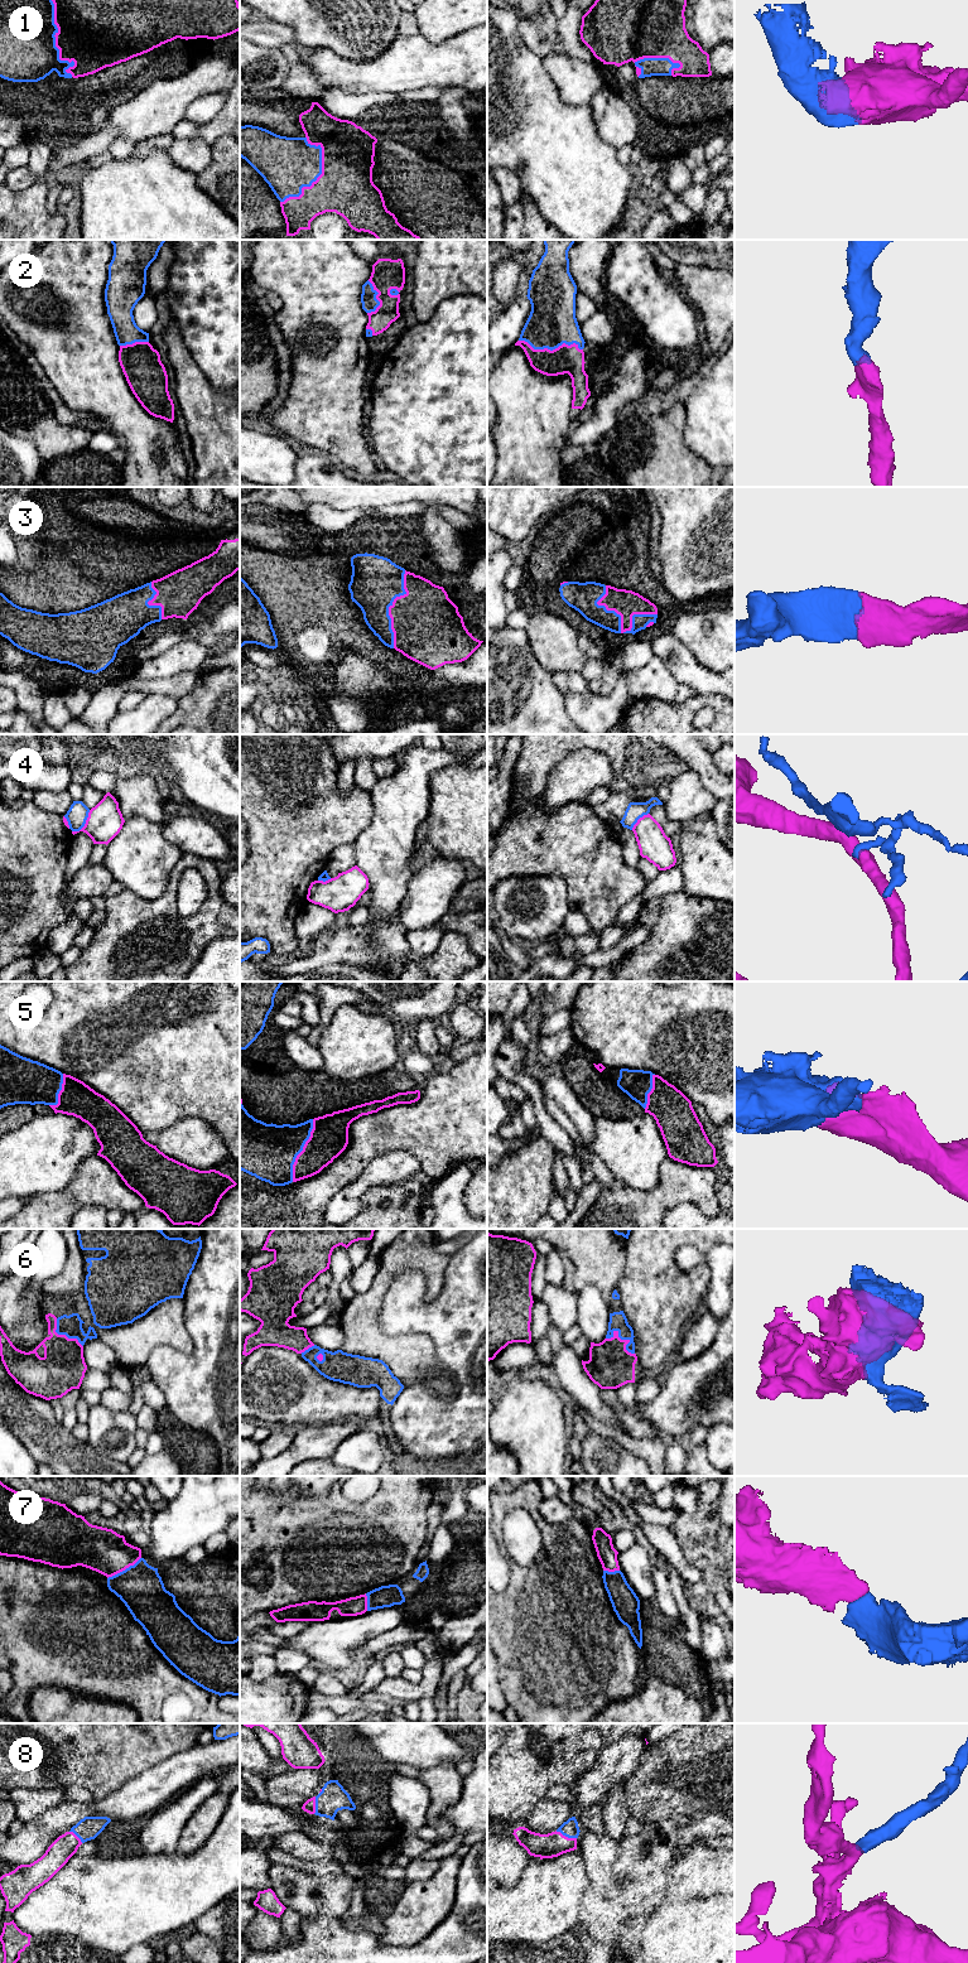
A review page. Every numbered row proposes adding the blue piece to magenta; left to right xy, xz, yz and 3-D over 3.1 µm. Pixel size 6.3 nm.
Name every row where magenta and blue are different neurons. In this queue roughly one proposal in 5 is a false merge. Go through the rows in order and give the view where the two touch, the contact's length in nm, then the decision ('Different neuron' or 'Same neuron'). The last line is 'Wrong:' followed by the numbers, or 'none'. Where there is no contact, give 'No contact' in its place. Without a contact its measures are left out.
1: Touches magenta in xy. Shared border 500 nm. Same neuron
2: Touches magenta in yz. Shared border 420 nm. Same neuron
3: Touches magenta in yz. Shared border 400 nm. Same neuron
4: Touches magenta in xy. Shared border 180 nm. Different neuron
5: Touches magenta in xz. Shared border 420 nm. Same neuron
6: Touches magenta in yz. Shared border 220 nm. Same neuron
7: Touches magenta in xy. Shared border 260 nm. Same neuron
8: Touches magenta in yz. Shared border 140 nm. Same neuron
Wrong: 4

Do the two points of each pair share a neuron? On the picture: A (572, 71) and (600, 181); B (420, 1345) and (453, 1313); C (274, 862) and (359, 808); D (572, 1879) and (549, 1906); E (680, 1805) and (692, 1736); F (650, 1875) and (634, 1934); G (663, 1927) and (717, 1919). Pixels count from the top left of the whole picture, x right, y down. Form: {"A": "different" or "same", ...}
{"A": "different", "B": "different", "C": "same", "D": "same", "E": "same", "F": "different", "G": "same"}

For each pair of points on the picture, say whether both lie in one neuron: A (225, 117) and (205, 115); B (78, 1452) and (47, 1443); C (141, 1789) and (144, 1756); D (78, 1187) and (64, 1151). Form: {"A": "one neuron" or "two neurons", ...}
{"A": "two neurons", "B": "one neuron", "C": "two neurons", "D": "two neurons"}

